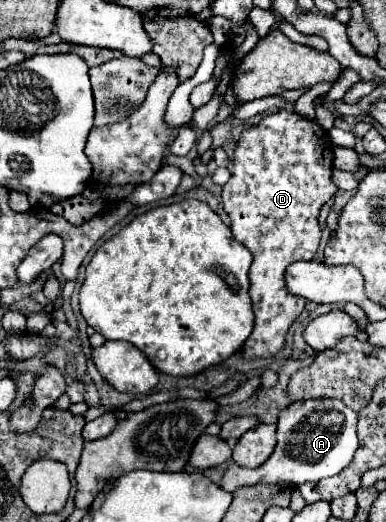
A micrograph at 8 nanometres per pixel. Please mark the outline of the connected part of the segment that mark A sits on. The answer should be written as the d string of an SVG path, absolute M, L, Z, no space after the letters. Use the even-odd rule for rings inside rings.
M311 399L281 409L277 421L277 447L273 455L257 469L231 465L221 481L221 487L233 493L241 485L255 483L291 483L321 481L337 475L351 463L357 449L357 413L339 399Z

